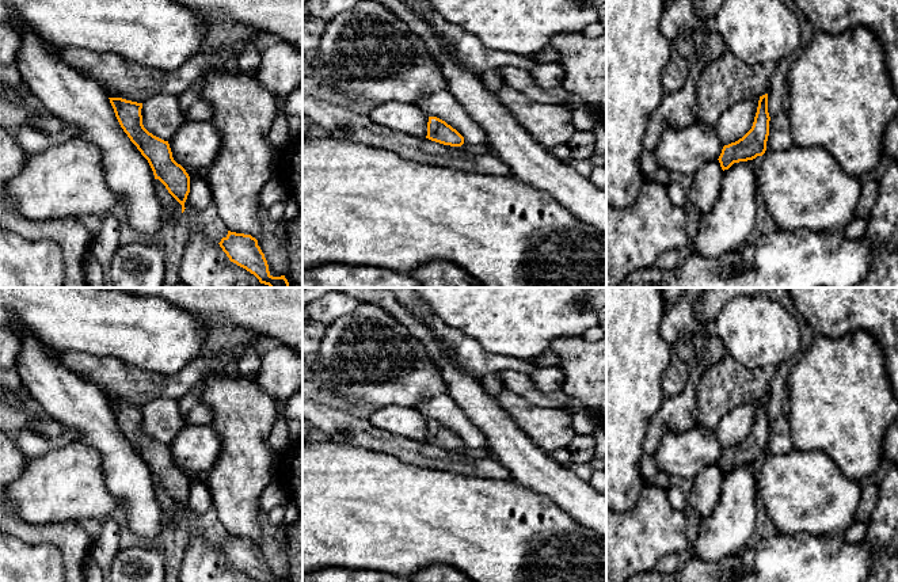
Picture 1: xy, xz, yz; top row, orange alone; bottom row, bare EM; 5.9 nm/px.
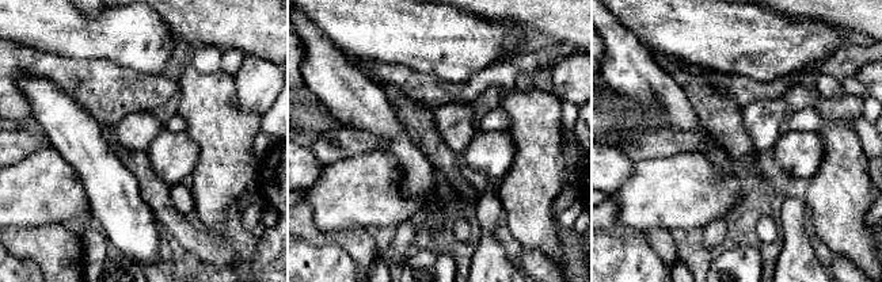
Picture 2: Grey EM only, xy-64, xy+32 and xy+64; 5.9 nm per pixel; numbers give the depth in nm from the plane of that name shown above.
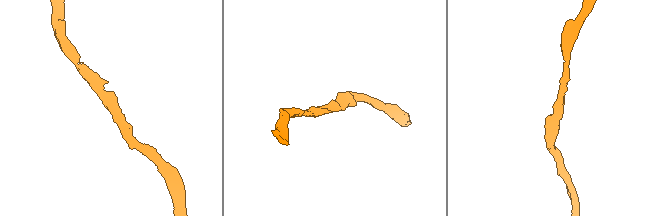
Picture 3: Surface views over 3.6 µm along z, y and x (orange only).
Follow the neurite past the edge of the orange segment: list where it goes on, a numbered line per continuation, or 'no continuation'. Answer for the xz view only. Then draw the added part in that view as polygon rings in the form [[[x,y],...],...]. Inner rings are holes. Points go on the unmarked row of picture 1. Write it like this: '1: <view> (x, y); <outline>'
no continuation

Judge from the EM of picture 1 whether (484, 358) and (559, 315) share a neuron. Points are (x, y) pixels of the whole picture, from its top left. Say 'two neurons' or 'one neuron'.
two neurons

